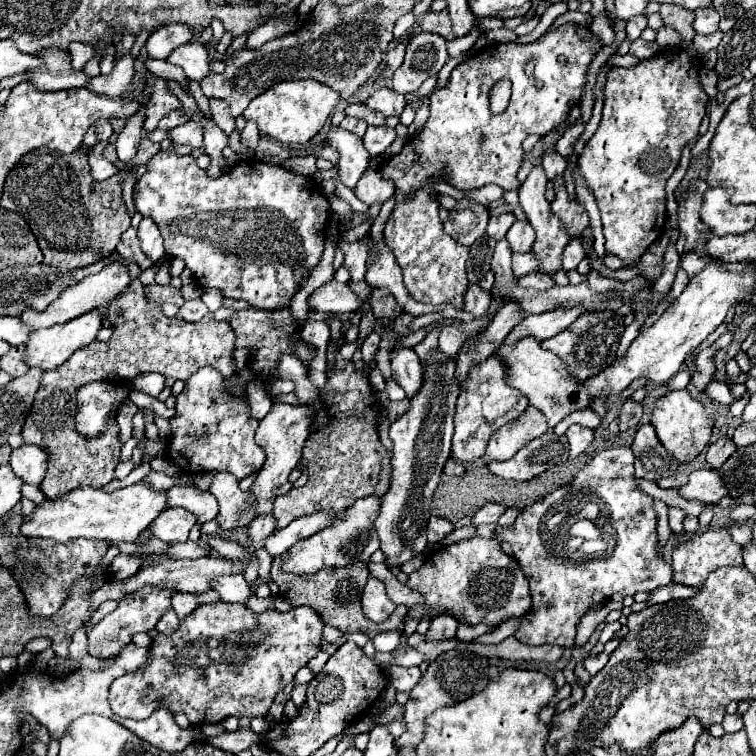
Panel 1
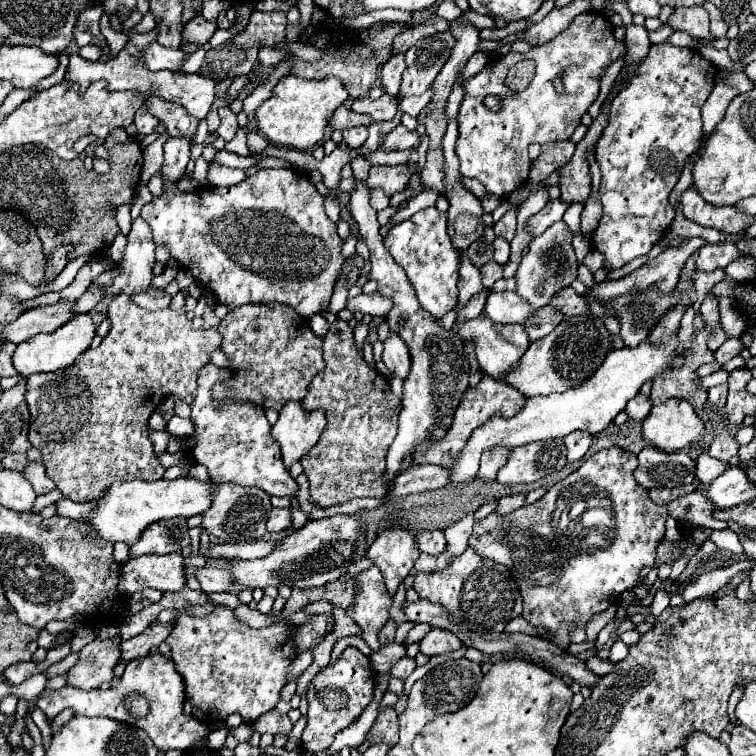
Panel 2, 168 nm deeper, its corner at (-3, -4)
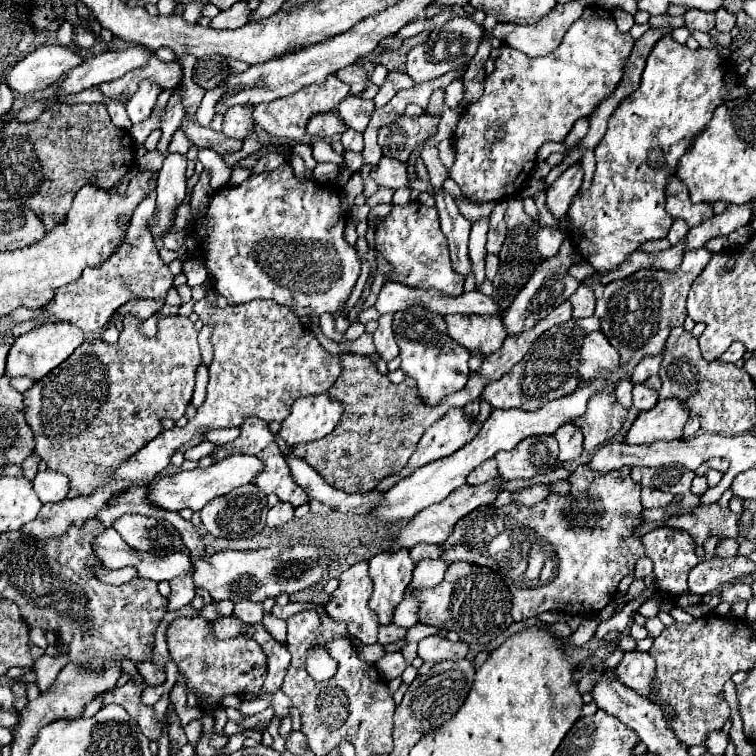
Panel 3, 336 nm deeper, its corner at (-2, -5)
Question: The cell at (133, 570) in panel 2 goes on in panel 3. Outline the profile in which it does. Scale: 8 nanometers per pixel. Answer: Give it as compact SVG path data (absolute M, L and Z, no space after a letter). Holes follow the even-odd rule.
M99 565L99 567L95 567L95 577L107 585L123 585L123 583L131 581L133 577L137 577L137 571L133 571L133 567L105 569L103 565Z

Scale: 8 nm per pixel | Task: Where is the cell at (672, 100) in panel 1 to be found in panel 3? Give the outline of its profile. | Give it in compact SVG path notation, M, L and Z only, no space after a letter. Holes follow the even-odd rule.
M665 35L653 47L641 77L641 85L615 109L615 113L609 119L607 133L595 149L597 169L589 191L577 193L569 207L571 237L575 239L579 253L585 257L587 263L595 267L595 271L603 273L621 265L623 259L637 251L643 241L667 237L673 217L669 217L665 211L665 183L675 173L679 157L687 151L693 137L711 121L715 107L719 107L725 101L747 97L753 93L741 81L733 87L727 81L723 81L723 75L729 69L731 63L719 57L717 51L705 47L691 51L685 45L673 41L671 35Z

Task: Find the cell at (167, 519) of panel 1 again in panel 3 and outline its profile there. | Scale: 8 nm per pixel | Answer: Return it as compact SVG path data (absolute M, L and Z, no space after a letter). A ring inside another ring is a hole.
M121 515L113 529L125 539L125 543L135 551L147 551L151 555L171 555L179 551L181 535L167 521L143 517L143 515Z

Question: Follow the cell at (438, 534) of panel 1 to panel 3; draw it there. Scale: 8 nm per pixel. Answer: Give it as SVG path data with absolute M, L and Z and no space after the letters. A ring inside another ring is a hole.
M419 543L417 547L413 547L409 551L409 555L415 563L419 563L423 559L439 559L439 553L441 553L441 547L439 545L429 545L429 543L425 543L425 545Z

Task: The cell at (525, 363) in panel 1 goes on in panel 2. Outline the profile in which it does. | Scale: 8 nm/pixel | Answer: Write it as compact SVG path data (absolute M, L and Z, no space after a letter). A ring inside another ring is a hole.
M478 316L474 320L460 322L458 330L460 330L460 336L464 340L476 340L476 356L478 356L478 364L480 364L482 372L492 376L496 382L502 382L502 384L508 384L508 382L504 382L506 374L510 372L510 368L514 364L520 362L520 358L524 356L524 352L530 346L528 334L526 334L524 326L520 326L520 324L496 324L490 318Z

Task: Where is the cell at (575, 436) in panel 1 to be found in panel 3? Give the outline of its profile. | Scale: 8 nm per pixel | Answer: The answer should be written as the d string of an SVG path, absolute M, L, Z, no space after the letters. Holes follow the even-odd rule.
M567 423L563 427L559 427L553 437L559 443L559 461L573 461L583 453L583 439L581 439L581 431L577 431L575 425Z

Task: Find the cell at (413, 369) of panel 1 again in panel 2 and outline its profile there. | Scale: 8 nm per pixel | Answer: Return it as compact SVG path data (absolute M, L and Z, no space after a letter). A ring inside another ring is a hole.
M390 334L390 338L384 342L382 362L388 366L392 376L398 376L404 380L410 374L410 364L412 364L410 350L408 350L406 342L402 342L402 338L398 338L398 334Z

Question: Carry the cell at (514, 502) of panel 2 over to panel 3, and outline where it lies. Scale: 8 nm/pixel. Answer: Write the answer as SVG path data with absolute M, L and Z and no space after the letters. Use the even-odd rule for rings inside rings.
M531 485L515 493L515 501L523 505L535 505L551 495L551 485Z

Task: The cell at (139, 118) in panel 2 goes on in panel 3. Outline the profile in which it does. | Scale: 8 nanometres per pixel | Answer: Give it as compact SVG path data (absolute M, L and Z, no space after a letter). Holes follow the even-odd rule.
M141 81L139 83L139 89L127 101L127 113L133 121L133 125L149 119L151 109L155 107L155 101L157 101L159 93L161 93L161 87L157 83L151 83L151 81Z

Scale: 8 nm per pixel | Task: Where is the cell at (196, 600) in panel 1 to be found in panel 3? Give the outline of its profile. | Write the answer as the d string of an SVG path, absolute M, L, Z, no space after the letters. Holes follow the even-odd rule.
M187 573L183 577L175 577L171 583L171 595L169 595L169 613L181 609L183 605L191 603L195 597L195 587L193 587L193 573Z

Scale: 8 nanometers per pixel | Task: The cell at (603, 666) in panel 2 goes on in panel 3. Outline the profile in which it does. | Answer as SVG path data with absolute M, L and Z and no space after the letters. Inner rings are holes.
M639 651L625 653L623 661L617 667L617 675L623 685L631 687L649 701L653 701L653 695L657 695L657 691L653 689L655 661L649 653L639 653Z

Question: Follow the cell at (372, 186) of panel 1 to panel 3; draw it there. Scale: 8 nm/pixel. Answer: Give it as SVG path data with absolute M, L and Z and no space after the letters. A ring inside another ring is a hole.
M381 157L381 161L371 169L369 173L377 185L381 187L391 187L391 189L399 189L399 187L407 187L409 185L409 177L407 177L407 163L401 163L397 159L389 159L389 157Z

